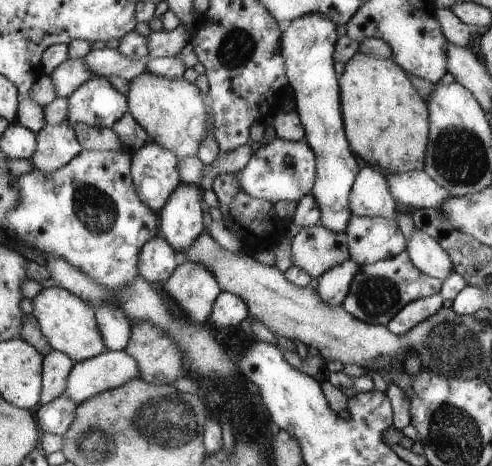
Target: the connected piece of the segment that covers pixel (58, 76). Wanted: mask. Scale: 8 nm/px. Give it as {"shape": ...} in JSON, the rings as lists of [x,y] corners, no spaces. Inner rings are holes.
{"shape":[[[70,57],[50,74],[58,97],[73,95],[82,84],[94,77],[94,72],[86,66],[84,58],[74,59]]]}

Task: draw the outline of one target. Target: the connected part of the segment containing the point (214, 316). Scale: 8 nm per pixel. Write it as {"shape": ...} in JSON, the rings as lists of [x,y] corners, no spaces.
{"shape":[[[222,291],[214,300],[212,312],[210,312],[208,322],[216,327],[226,328],[226,326],[236,326],[248,318],[248,306],[242,298],[235,294]]]}

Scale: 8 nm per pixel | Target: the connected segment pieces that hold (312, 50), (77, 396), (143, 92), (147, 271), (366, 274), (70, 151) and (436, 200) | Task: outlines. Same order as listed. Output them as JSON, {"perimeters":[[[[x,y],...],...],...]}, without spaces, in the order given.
{"perimeters":[[[[306,14],[302,18],[295,18],[282,27],[281,54],[285,58],[286,73],[289,75],[291,90],[294,93],[295,110],[300,116],[302,126],[305,130],[305,138],[310,148],[317,156],[317,178],[313,190],[309,192],[314,196],[320,212],[322,212],[319,224],[330,232],[344,232],[349,224],[350,214],[349,197],[353,184],[356,182],[357,174],[361,171],[362,162],[352,151],[349,144],[348,134],[345,132],[344,114],[341,106],[341,84],[336,78],[334,70],[335,60],[333,53],[337,46],[337,24],[328,16],[322,14]]],[[[126,350],[108,351],[76,362],[62,395],[80,404],[105,390],[124,386],[139,376],[138,364]]],[[[142,72],[130,82],[127,96],[129,112],[146,131],[149,140],[170,149],[179,159],[198,154],[202,138],[192,134],[206,134],[206,122],[212,106],[208,94],[202,94],[194,83],[186,82],[186,79],[172,80],[152,72]]],[[[158,234],[142,247],[138,272],[146,282],[162,284],[172,275],[172,270],[177,270],[180,263],[173,245],[166,244],[165,237]]],[[[406,249],[398,256],[359,267],[360,270],[357,276],[354,276],[353,284],[350,284],[349,294],[341,305],[346,312],[357,317],[358,320],[365,321],[366,324],[388,324],[408,303],[439,294],[441,291],[442,281],[418,269],[410,260]]],[[[68,122],[54,126],[47,124],[36,135],[37,152],[30,156],[30,162],[42,172],[52,172],[66,166],[83,149]]],[[[424,171],[389,173],[386,184],[396,202],[416,208],[440,208],[444,200],[454,196],[446,188],[440,188]]]]}

